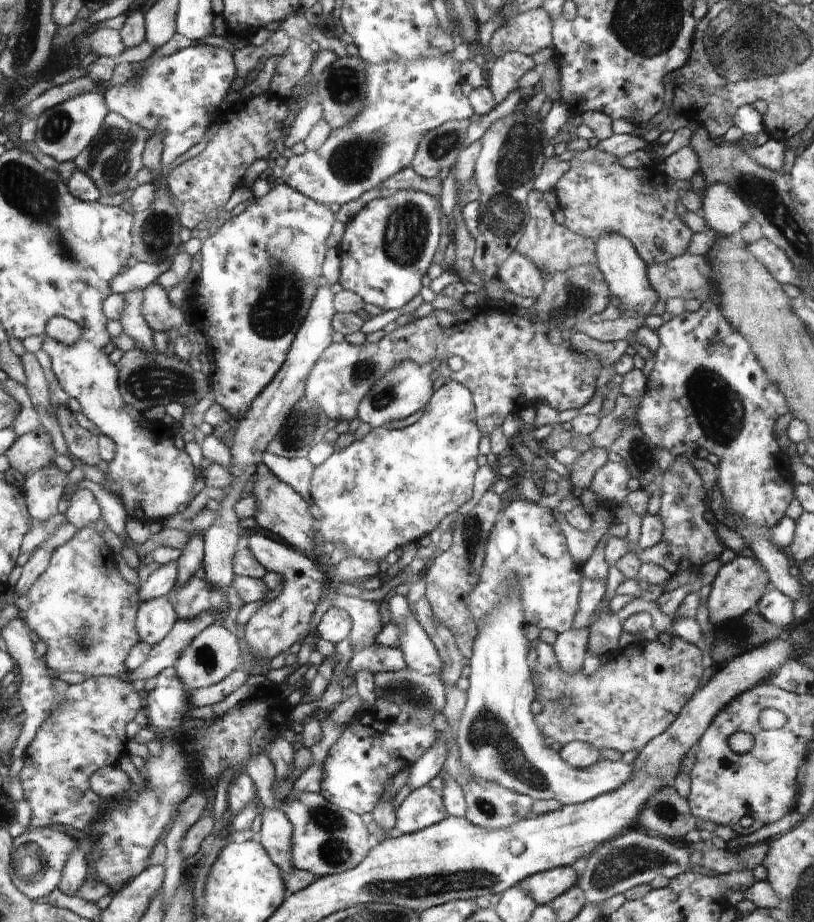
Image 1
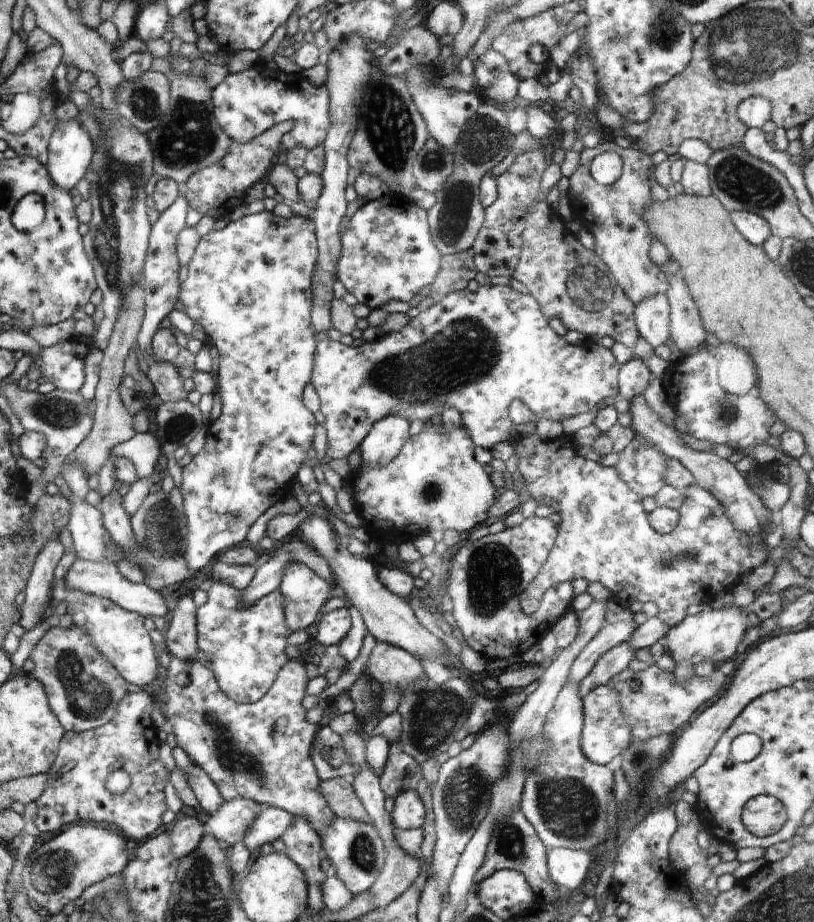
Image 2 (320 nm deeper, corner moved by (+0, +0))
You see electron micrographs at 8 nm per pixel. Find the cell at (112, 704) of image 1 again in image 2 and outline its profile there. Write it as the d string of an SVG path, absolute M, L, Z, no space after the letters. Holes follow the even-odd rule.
M147 689L142 690L142 692L130 692L118 705L117 713L114 715L114 718L112 718L110 722L107 722L106 725L79 733L74 731L66 731L66 734L59 745L59 752L58 756L55 758L54 765L52 765L47 772L47 787L40 795L40 798L36 801L38 805L38 819L35 821L35 825L38 827L40 832L56 832L56 830L60 830L62 826L68 826L68 824L74 823L91 824L92 822L104 822L104 824L114 824L114 826L120 826L121 828L118 828L118 830L120 830L122 834L125 834L126 837L130 838L130 840L144 840L144 838L150 838L150 836L154 836L154 834L156 834L156 830L158 830L158 828L160 828L160 824L162 824L162 815L166 812L166 810L168 810L168 808L166 808L166 804L164 804L166 768L164 768L164 764L162 764L162 762L160 762L160 758L158 758L158 746L160 746L160 744L158 744L158 734L156 734L157 727L154 726L154 722L152 722L152 718L150 718L152 708L154 708L154 704L152 704L152 700L150 700L150 696L148 696ZM113 770L123 770L130 777L130 786L119 795L108 792L108 789L105 787L107 776Z

